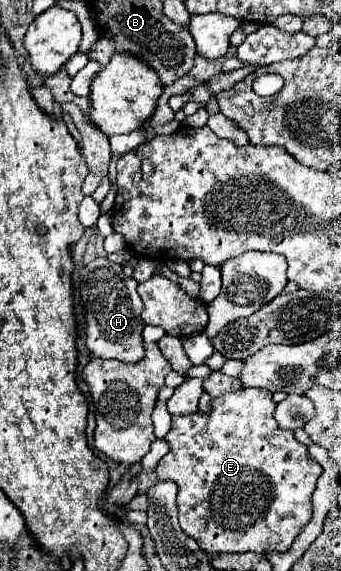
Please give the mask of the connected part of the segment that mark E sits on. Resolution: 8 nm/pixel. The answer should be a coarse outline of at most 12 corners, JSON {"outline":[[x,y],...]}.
{"outline":[[269,391],[175,415],[159,481],[205,553],[283,553],[321,465]]}

